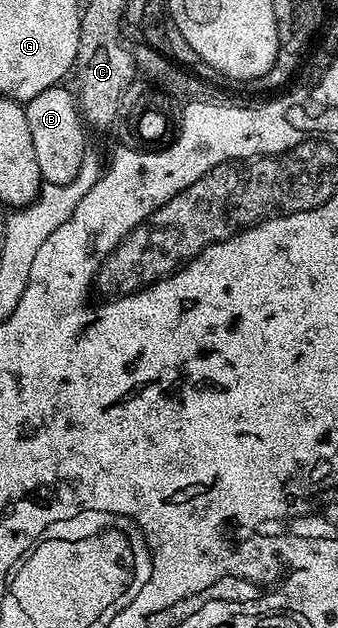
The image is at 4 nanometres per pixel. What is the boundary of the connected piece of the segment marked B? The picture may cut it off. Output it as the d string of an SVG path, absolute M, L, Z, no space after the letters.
M58 84L44 89L38 96L27 102L25 115L30 129L31 140L34 141L35 158L38 161L40 176L44 183L69 184L79 174L79 168L85 162L85 129L80 116L80 109L72 94Z

